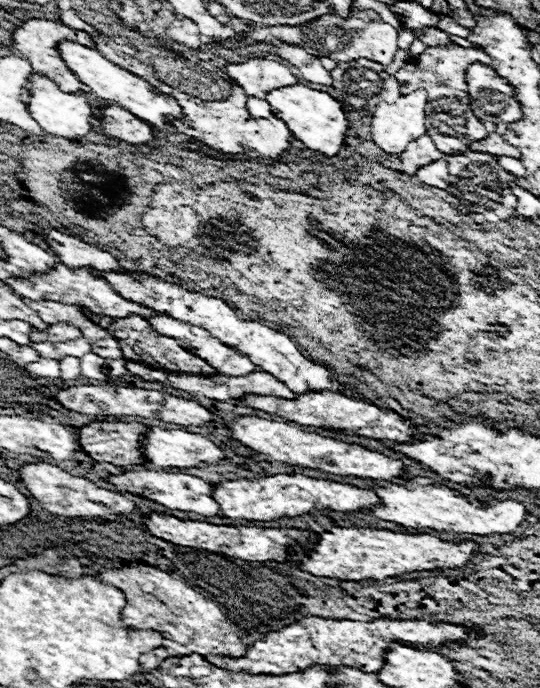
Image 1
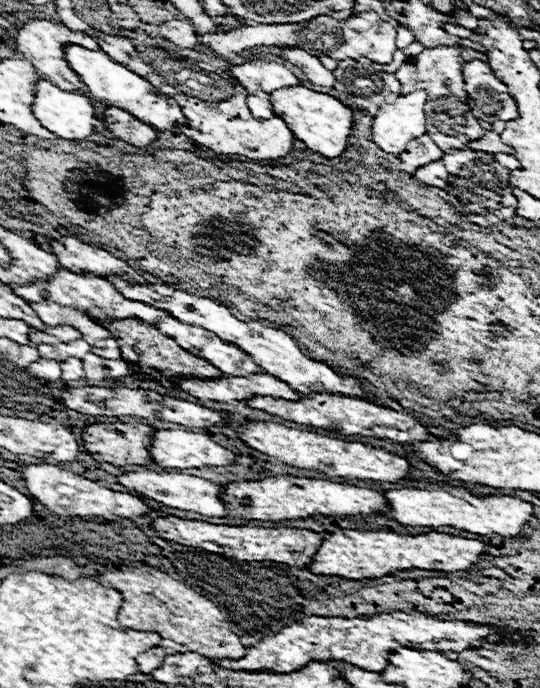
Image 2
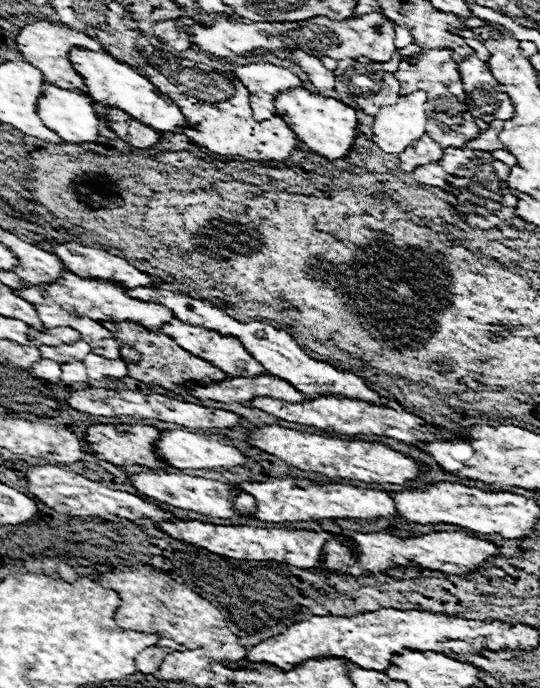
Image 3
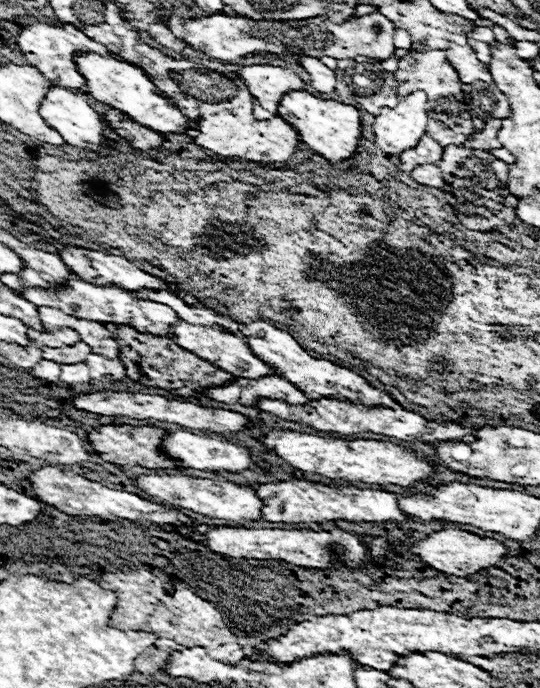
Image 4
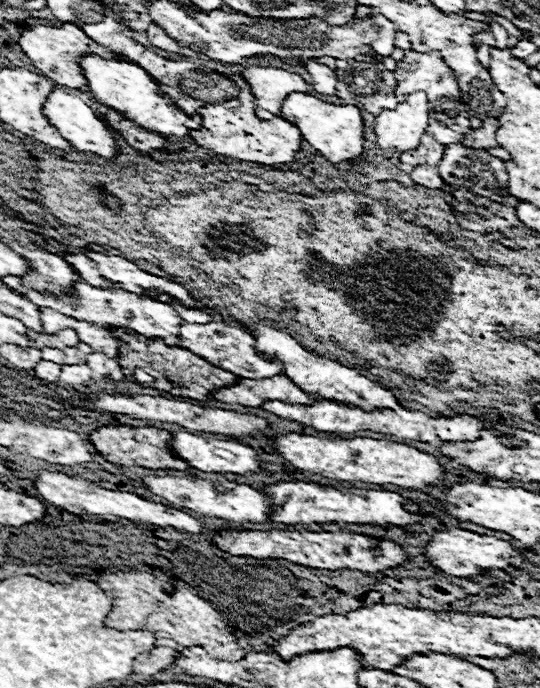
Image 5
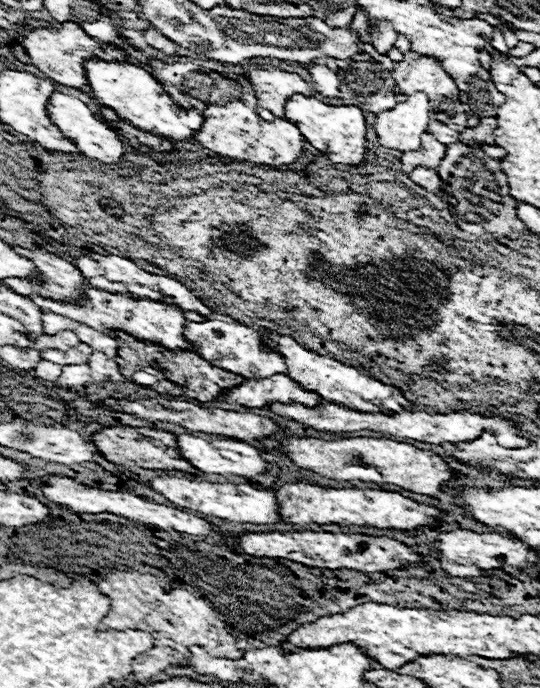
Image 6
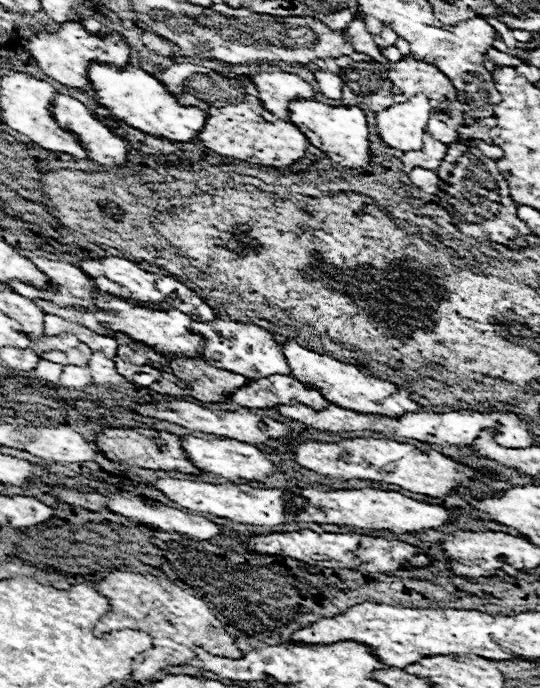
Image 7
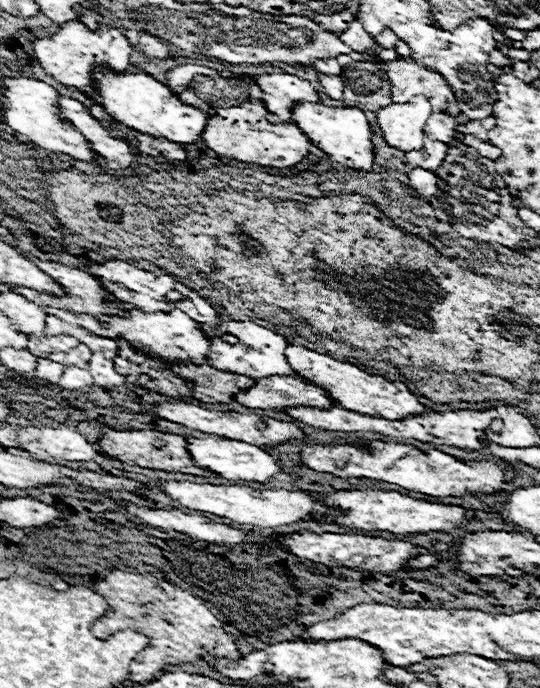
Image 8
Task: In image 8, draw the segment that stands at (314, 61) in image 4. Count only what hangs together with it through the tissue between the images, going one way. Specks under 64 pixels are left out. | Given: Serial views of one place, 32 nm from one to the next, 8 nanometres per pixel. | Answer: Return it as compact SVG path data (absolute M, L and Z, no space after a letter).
M318 74L318 80L320 80L320 86L322 86L322 92L328 96L328 98L334 98L334 100L342 100L342 90L344 90L344 82L340 80L340 76L330 76L330 74Z

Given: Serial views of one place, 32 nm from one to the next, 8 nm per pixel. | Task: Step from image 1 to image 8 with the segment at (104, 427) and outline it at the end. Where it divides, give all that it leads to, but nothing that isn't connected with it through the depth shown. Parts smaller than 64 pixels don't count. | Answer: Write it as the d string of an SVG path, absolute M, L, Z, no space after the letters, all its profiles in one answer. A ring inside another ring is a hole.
M108 428L100 438L98 446L102 452L114 460L120 460L130 466L142 466L150 470L166 470L166 472L182 472L192 476L210 476L212 472L198 468L186 450L186 440L176 434L166 434L158 430L114 430ZM154 466L168 466L168 468L154 468Z

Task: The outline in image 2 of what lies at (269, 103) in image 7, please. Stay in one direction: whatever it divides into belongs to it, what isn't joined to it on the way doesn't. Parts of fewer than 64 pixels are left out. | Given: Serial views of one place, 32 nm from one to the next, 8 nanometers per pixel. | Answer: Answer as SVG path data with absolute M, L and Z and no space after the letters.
M252 60L230 66L230 74L248 90L248 94L254 94L262 100L268 100L268 92L274 92L276 88L300 84L300 80L286 66L270 60Z

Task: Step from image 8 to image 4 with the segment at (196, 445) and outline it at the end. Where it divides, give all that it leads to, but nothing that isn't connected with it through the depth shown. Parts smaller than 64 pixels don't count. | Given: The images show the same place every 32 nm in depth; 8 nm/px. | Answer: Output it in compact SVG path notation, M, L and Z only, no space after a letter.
M176 430L176 432L168 432L166 438L162 440L162 452L176 460L182 468L196 468L196 470L206 470L206 472L240 472L250 468L250 452L248 448L236 446L232 442L222 442L210 436L200 436L200 434L192 434L186 430Z

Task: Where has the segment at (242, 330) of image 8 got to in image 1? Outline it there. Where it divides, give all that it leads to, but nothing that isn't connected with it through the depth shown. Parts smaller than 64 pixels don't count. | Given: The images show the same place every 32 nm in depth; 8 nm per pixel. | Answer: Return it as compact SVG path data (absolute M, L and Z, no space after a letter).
M154 316L148 322L156 332L160 332L160 336L172 336L174 340L180 340L178 344L184 350L208 360L208 364L212 364L212 368L220 374L246 376L252 372L252 368L256 368L246 356L240 356L226 344L220 344L220 340L212 338L212 334L200 326L174 320L170 316Z

